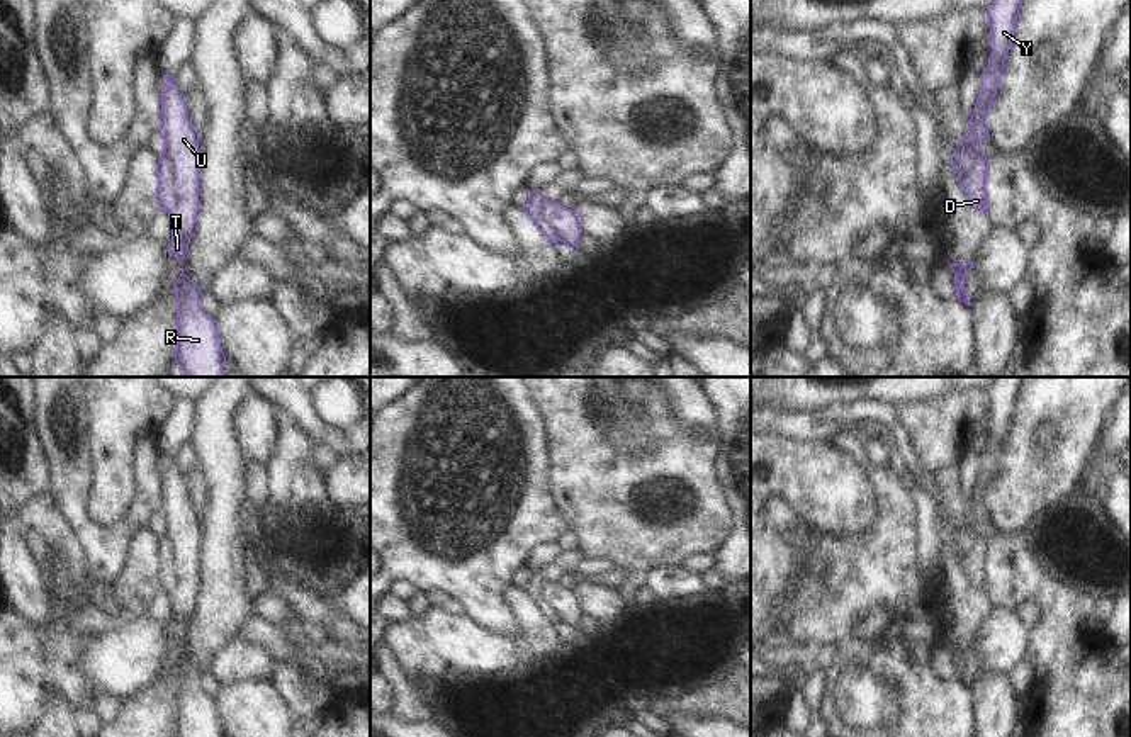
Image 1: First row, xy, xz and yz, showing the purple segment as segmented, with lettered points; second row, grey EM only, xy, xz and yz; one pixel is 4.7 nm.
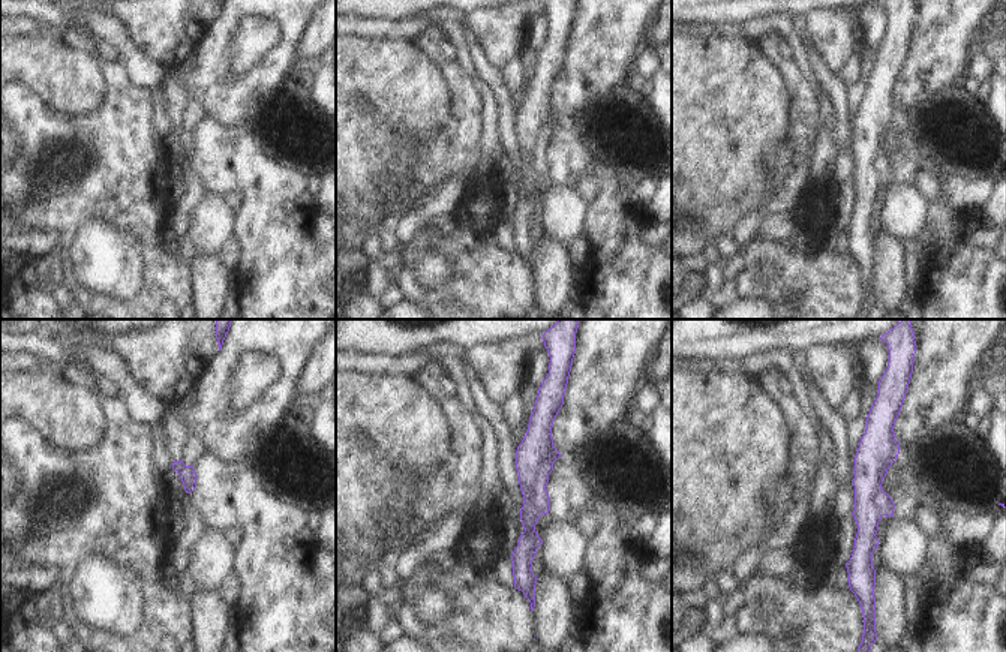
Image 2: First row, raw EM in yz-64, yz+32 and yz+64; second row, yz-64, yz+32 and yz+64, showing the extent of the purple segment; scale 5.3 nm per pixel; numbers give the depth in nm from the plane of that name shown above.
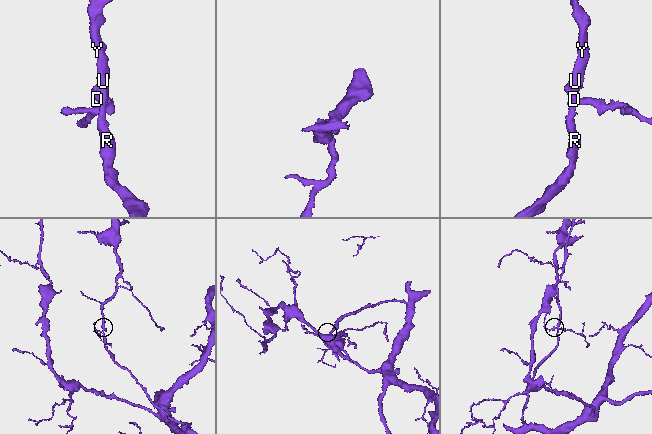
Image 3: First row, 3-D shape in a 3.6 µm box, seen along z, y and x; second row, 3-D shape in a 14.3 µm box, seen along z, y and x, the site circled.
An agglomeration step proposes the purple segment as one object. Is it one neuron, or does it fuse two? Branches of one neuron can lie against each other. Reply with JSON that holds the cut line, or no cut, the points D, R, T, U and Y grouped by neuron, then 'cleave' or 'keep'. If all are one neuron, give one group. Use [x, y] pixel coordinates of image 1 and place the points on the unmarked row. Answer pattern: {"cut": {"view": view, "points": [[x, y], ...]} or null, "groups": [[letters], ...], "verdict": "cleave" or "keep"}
{"cut": {"view": "xy", "points": [[160, 540], [174, 574], [174, 588], [168, 593]]}, "groups": [["D"], ["R", "T", "U", "Y"]], "verdict": "cleave"}

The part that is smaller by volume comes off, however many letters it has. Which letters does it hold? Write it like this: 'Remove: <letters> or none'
Remove: D

